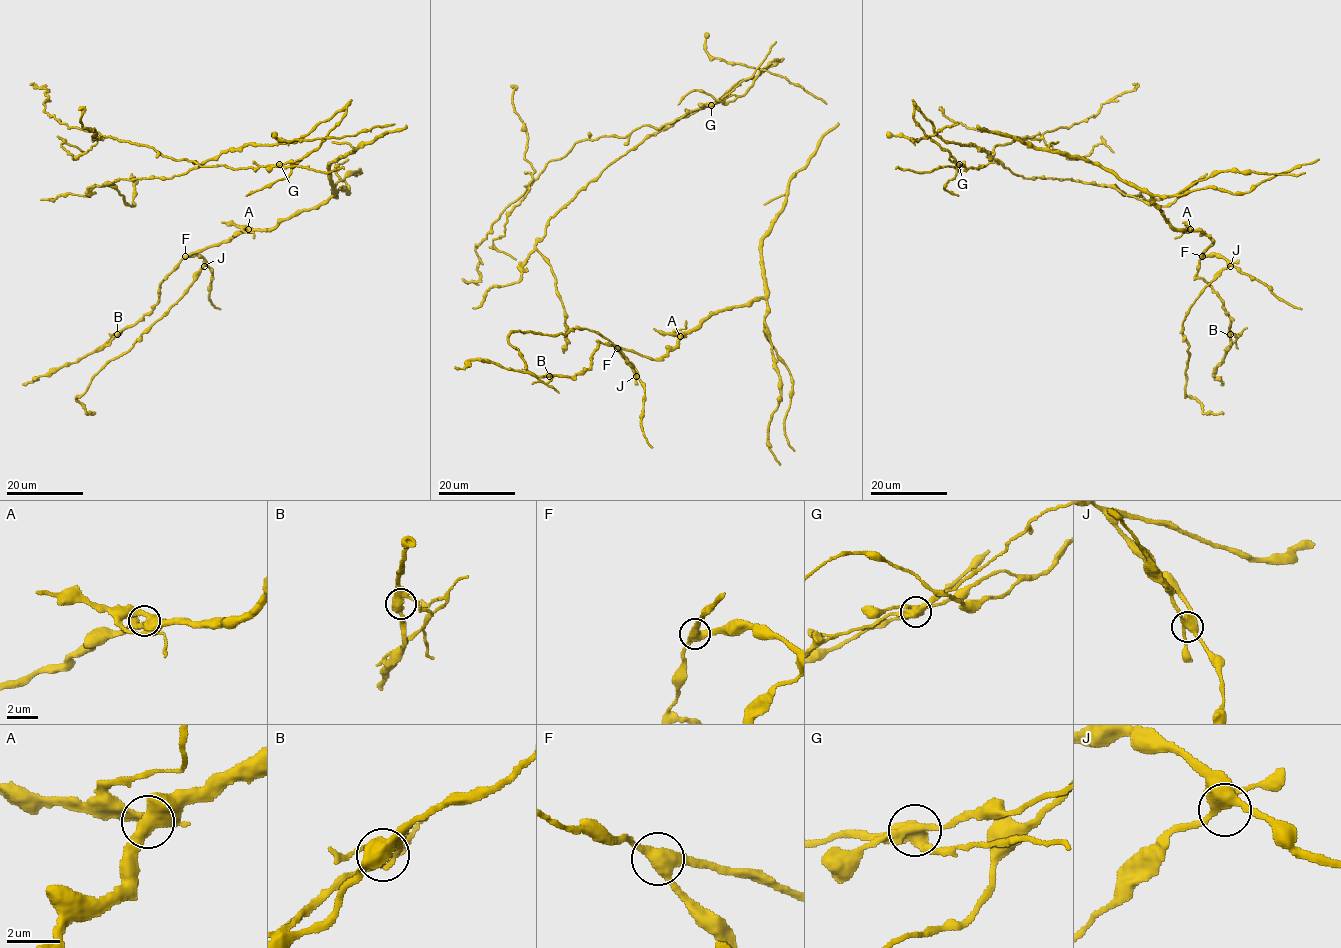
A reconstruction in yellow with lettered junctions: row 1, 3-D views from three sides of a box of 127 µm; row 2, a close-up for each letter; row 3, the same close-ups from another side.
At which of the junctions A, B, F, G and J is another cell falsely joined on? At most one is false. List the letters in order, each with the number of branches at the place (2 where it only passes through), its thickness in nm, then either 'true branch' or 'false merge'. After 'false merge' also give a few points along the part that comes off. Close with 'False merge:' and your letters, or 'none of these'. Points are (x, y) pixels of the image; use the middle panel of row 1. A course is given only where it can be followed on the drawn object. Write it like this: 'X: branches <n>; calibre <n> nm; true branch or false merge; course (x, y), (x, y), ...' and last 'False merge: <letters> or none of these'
A: branches 4; calibre 480 nm; true branch
B: branches 3; calibre 440 nm; true branch
F: branches 3; calibre 420 nm; true branch
G: branches 4; calibre 440 nm; false merge; course (711, 104), (657, 128), (644, 125), (624, 137), (580, 140), (551, 159), (476, 245), (479, 279), (462, 278)
J: branches 4; calibre 420 nm; true branch
False merge: G

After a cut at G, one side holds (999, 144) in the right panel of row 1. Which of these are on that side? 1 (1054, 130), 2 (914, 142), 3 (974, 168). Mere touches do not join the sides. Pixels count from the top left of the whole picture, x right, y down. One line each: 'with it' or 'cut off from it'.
1: with it
2: cut off from it
3: with it

